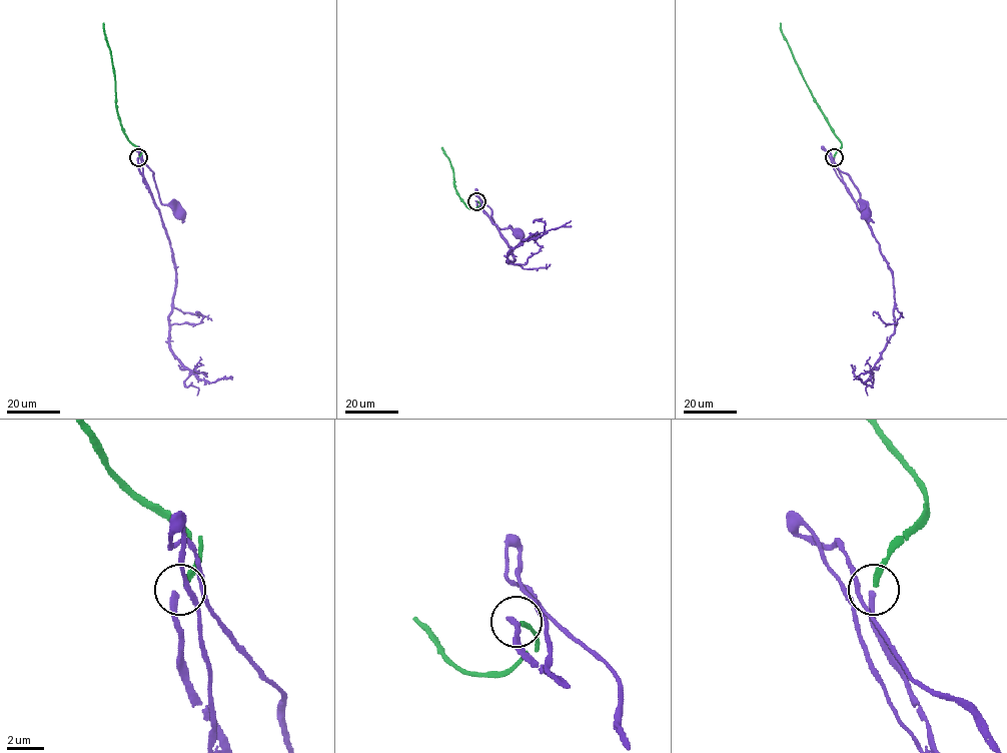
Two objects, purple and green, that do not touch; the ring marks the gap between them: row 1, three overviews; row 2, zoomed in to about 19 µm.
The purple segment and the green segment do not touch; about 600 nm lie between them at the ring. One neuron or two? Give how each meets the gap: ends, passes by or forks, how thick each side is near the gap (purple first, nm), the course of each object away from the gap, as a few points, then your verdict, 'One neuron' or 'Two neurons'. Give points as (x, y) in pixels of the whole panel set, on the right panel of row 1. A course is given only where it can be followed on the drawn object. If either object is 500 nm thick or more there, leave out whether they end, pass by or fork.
At the ring purple ends. At the ring green ends. Thickness 360 nm (purple) against 260 nm. Course of purple: (834, 157), (841, 180), (831, 160), (849, 176), (860, 193), (864, 215). Course of green: (834, 156), (841, 141), (803, 76), (780, 22). One neuron

